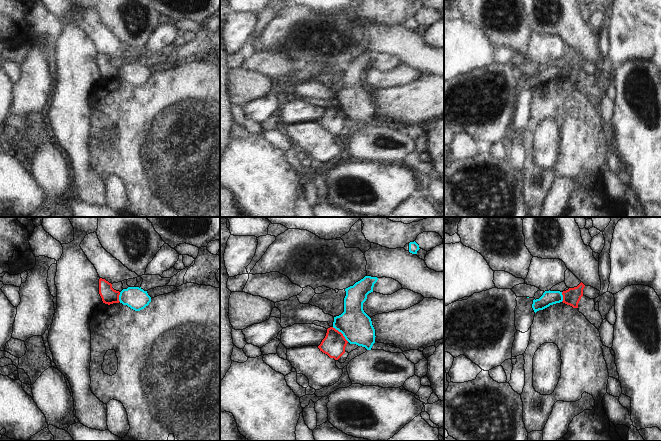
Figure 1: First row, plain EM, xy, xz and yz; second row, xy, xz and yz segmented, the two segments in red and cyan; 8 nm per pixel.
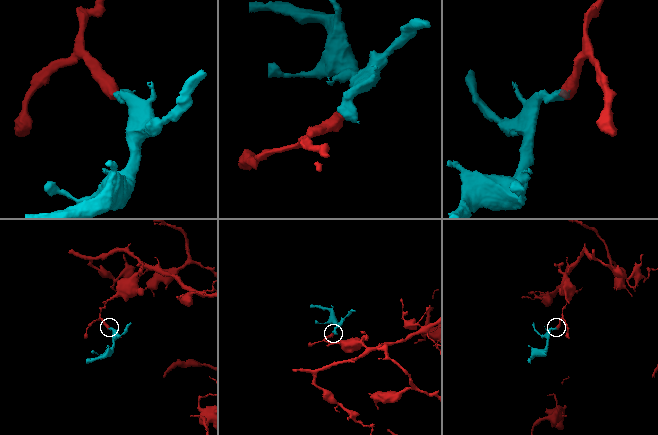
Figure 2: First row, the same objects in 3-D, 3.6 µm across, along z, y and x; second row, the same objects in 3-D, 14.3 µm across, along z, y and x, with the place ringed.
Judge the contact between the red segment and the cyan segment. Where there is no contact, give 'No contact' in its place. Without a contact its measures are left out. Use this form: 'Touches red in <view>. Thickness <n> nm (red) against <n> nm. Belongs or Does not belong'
Touches red in xz. Thickness 190 nm (red) against 260 nm. Does not belong

